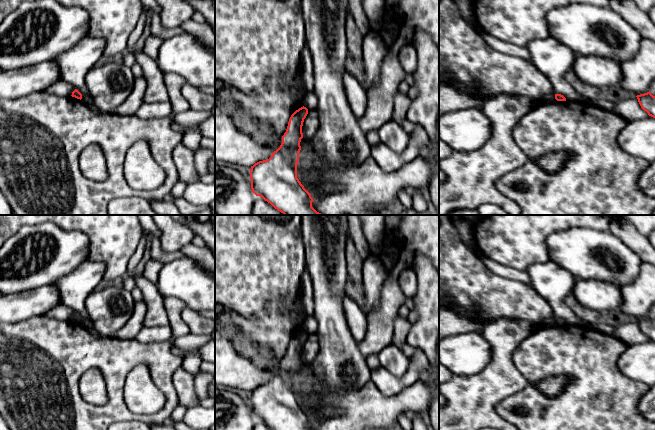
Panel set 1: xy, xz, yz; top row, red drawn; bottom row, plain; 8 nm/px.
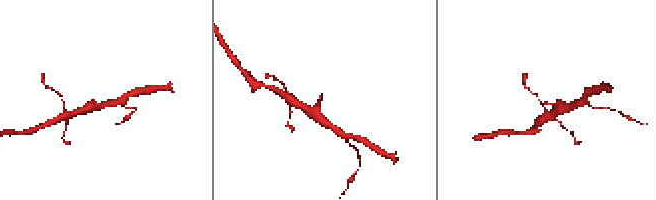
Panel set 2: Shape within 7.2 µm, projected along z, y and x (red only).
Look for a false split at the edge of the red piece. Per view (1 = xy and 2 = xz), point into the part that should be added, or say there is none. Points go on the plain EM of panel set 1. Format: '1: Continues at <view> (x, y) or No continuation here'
1: No continuation here
2: No continuation here

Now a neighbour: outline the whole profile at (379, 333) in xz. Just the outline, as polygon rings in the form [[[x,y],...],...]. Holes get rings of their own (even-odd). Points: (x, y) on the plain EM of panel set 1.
[[[385,267],[385,280],[380,291],[380,302],[367,316],[367,333],[359,342],[359,350],[366,359],[371,355],[378,355],[392,343],[393,323],[407,298],[398,280],[391,279],[390,270]]]

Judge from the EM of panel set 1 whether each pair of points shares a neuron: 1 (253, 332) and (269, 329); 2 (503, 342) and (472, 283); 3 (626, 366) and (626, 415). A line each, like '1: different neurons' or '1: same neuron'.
1: same neuron
2: different neurons
3: different neurons

